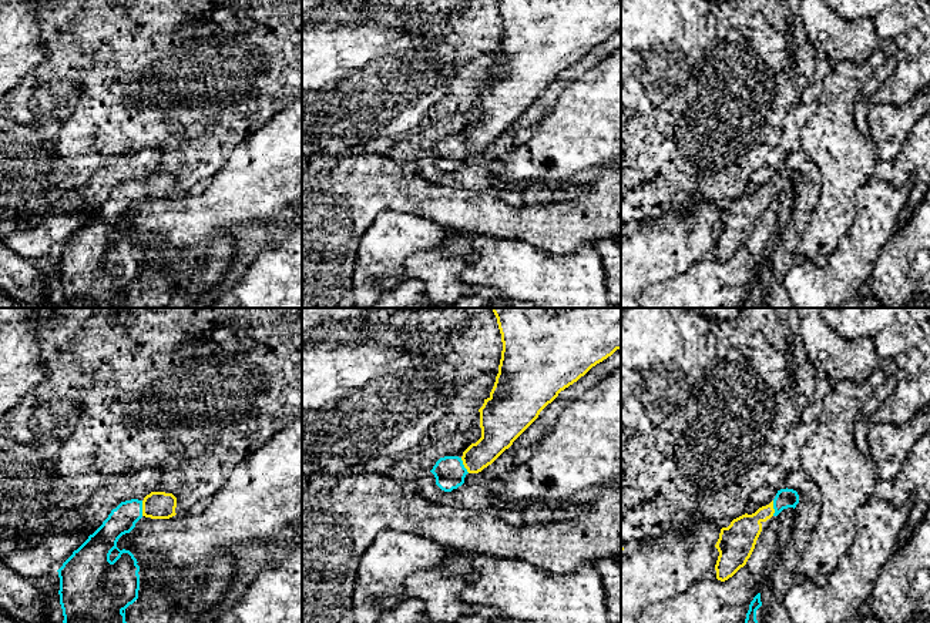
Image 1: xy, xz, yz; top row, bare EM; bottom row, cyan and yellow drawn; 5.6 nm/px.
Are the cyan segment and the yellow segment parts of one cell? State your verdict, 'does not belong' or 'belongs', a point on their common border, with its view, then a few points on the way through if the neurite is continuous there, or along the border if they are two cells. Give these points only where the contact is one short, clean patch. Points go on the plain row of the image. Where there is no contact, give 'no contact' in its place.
belongs; meets cyan in xy at (141, 188)

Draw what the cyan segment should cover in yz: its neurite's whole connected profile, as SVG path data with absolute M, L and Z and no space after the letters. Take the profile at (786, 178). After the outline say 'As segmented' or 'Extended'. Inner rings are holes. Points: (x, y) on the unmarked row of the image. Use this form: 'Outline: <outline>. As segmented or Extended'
Outline: M788 168L778 171L773 180L773 190L775 190L773 197L778 197L783 190L788 188L795 190L798 184L799 184L799 175L796 171Z. As segmented

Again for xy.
Outline: M142 181L121 182L57 251L66 308L127 308L125 289L138 279L140 247L130 231L117 228L117 222L130 214L141 198Z. As segmented

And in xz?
Outline: M459 137L440 138L430 153L436 158L436 165L444 173L451 173L461 167L469 154Z. As segmented

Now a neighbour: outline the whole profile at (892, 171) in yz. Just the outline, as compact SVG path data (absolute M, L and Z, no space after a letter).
M930 114L923 115L910 130L899 155L893 160L877 161L873 178L896 188L911 182L907 202L894 230L894 234L897 234L930 188Z

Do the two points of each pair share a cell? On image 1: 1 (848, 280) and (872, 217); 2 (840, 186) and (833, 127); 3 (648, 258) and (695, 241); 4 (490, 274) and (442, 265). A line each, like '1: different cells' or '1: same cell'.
1: same cell
2: same cell
3: same cell
4: different cells

